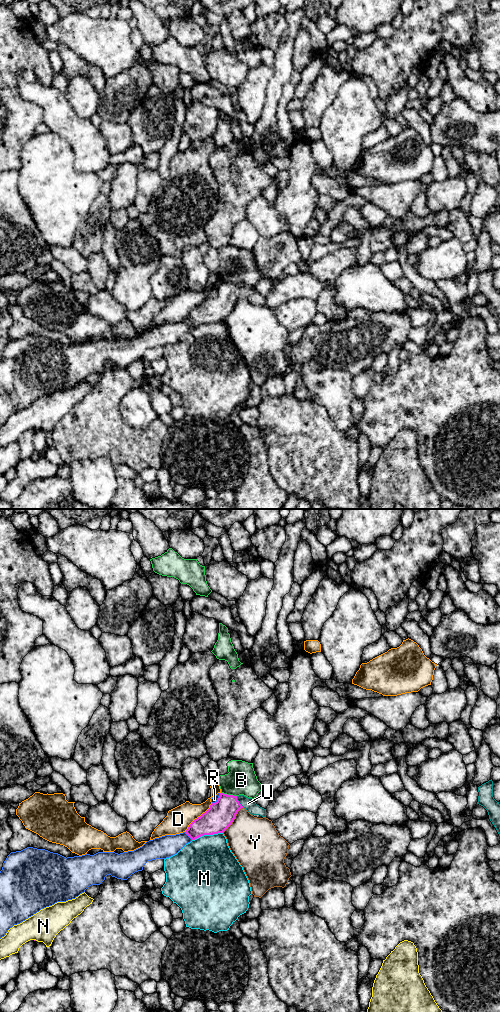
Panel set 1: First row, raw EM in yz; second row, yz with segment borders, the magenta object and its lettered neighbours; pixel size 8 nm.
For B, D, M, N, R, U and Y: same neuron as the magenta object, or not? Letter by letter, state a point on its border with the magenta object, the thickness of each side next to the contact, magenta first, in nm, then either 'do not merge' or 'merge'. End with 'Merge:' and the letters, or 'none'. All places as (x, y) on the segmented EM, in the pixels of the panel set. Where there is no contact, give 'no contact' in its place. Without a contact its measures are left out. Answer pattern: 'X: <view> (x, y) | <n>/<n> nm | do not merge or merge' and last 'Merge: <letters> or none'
B: yz (229, 795) | 220/240 nm | do not merge
D: yz (198, 817) | 220/200 nm | do not merge
M: yz (207, 834) | 220/460 nm | do not merge
N: yz (35, 940) | 20/240 nm | do not merge
R: yz (189, 836) | 220/180 nm | do not merge
U: yz (238, 801) | 220/90 nm | merge
Y: yz (234, 818) | 220/380 nm | do not merge
Merge: U

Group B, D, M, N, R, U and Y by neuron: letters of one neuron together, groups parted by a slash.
B / D / M / N / R / U / Y

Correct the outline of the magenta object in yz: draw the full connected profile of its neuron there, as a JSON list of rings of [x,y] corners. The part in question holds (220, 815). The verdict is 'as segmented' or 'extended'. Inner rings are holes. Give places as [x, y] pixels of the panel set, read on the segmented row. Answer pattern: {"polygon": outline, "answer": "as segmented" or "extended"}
{"polygon": [[[220,793],[218,800],[189,825],[186,834],[195,840],[204,835],[223,833],[243,807],[251,815],[266,817],[266,809],[257,805],[254,799],[244,795],[233,796]]], "answer": "extended"}

